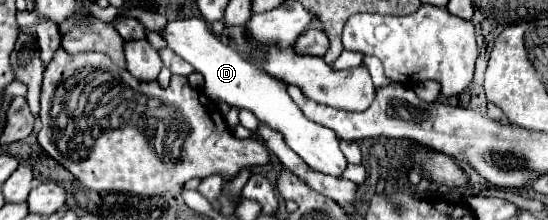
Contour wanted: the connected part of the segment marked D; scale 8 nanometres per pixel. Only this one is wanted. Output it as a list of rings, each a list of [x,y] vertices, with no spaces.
[[[189,18],[189,20],[169,20],[163,30],[159,30],[167,46],[179,54],[183,60],[187,60],[197,72],[205,76],[203,92],[219,102],[227,102],[229,106],[247,108],[251,110],[261,122],[269,124],[271,128],[279,130],[285,136],[285,142],[295,150],[311,168],[331,174],[335,178],[343,176],[343,170],[347,168],[347,160],[339,148],[339,140],[333,130],[319,126],[303,116],[303,112],[297,108],[297,104],[289,98],[287,88],[281,80],[269,76],[263,70],[257,70],[249,64],[245,56],[241,56],[237,50],[233,50],[229,44],[221,42],[203,18]]]

